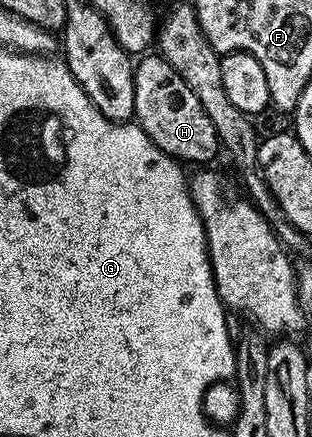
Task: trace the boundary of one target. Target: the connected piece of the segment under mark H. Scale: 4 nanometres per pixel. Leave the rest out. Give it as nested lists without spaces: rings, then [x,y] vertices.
[[[142,55],[133,66],[134,116],[133,120],[148,135],[148,139],[167,158],[182,161],[210,163],[220,153],[218,132],[200,103],[198,96],[180,79],[178,72],[161,55]]]

